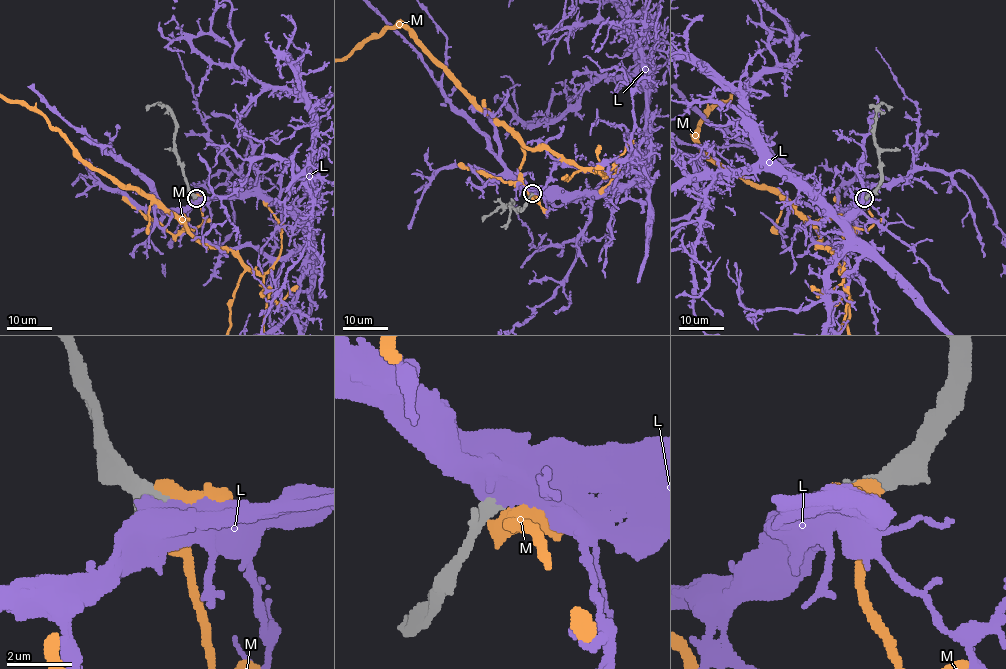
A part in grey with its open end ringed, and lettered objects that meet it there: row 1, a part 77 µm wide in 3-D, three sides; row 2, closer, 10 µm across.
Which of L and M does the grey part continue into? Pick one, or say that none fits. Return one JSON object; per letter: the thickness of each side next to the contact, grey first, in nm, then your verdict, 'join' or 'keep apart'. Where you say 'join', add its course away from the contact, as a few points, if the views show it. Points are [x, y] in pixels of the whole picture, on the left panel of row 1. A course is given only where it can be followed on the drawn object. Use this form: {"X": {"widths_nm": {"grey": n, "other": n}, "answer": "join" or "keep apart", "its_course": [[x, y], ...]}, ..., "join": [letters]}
{"L": {"widths_nm": {"grey": 320, "other": 800}, "answer": "join", "its_course": [[195, 197], [263, 195], [306, 218], [309, 170], [277, 210], [272, 271], [283, 257], [286, 209], [332, 163]]}, "M": {"widths_nm": {"grey": 360, "other": 750}, "answer": "keep apart"}, "join": ["L"]}

